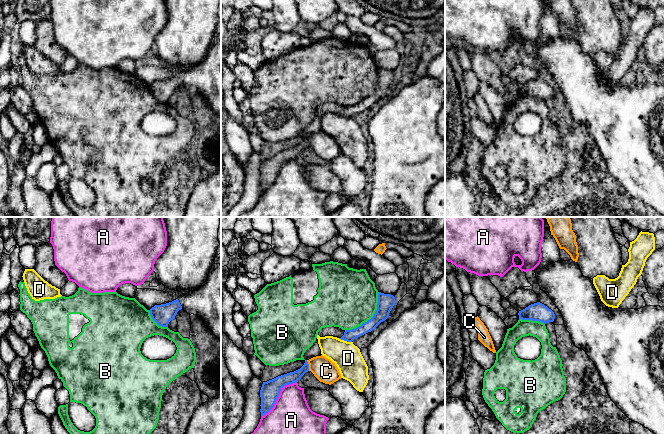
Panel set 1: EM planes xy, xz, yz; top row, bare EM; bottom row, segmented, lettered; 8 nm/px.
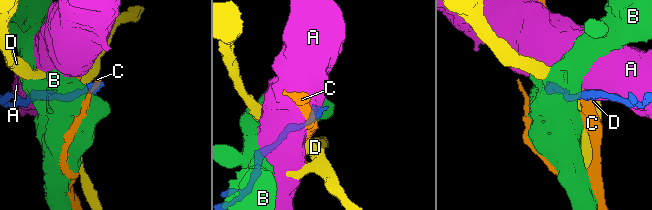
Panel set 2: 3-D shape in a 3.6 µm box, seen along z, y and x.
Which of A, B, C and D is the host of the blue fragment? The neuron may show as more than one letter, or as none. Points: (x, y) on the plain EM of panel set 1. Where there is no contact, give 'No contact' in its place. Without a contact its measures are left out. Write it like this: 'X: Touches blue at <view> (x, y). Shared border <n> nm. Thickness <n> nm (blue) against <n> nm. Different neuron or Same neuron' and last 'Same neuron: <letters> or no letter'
A: Touches blue at xz (278, 172). Shared border 400 nm. Thickness 160 nm (blue) against 400 nm. Different neuron
B: Touches blue at xz (371, 94). Shared border 420 nm. Thickness 130 nm (blue) against 480 nm. Different neuron
C: Touches blue at xz (308, 141). Shared border 90 nm. Thickness 90 nm (blue) against 180 nm. Different neuron
D: Touches blue at xz (345, 116). Shared border 120 nm. Thickness 100 nm (blue) against 220 nm. Different neuron
Same neuron: no letter

